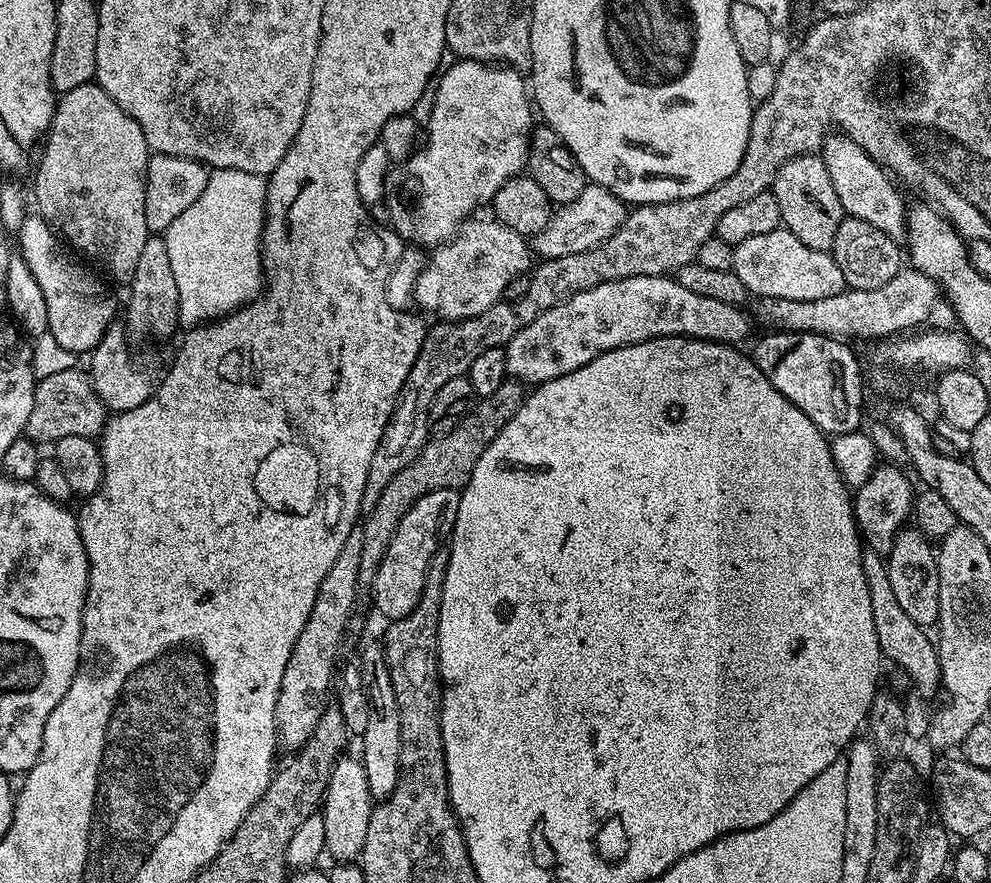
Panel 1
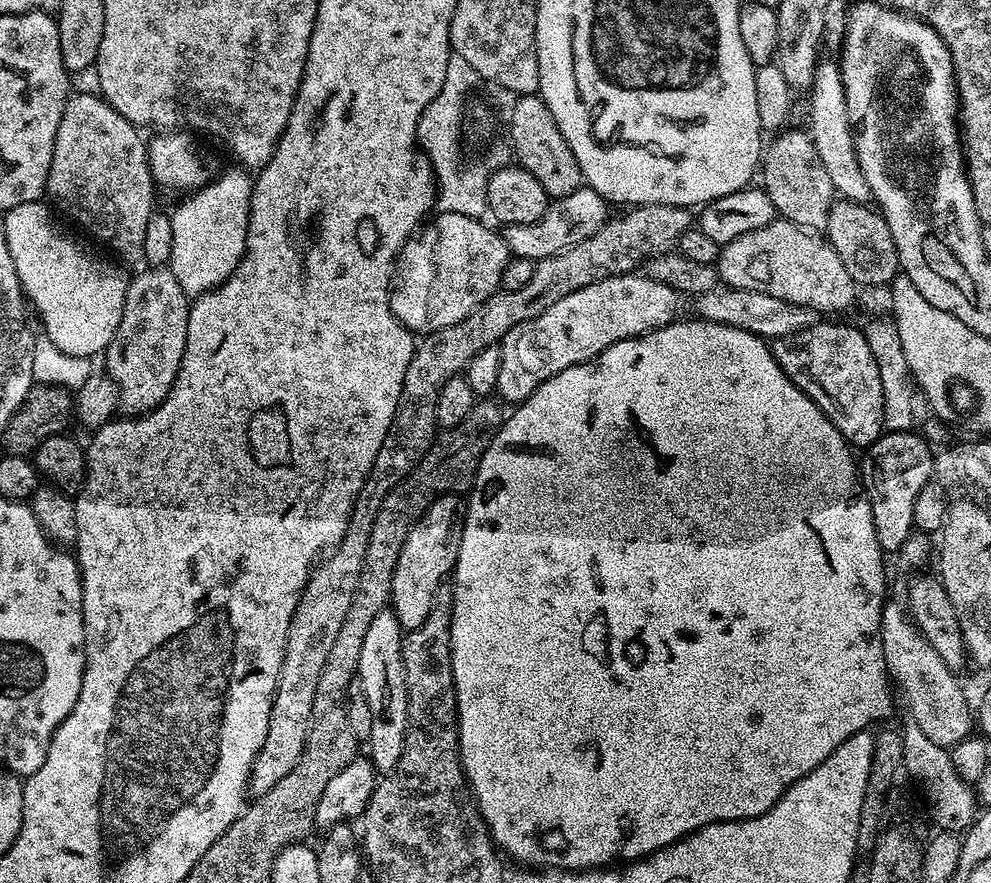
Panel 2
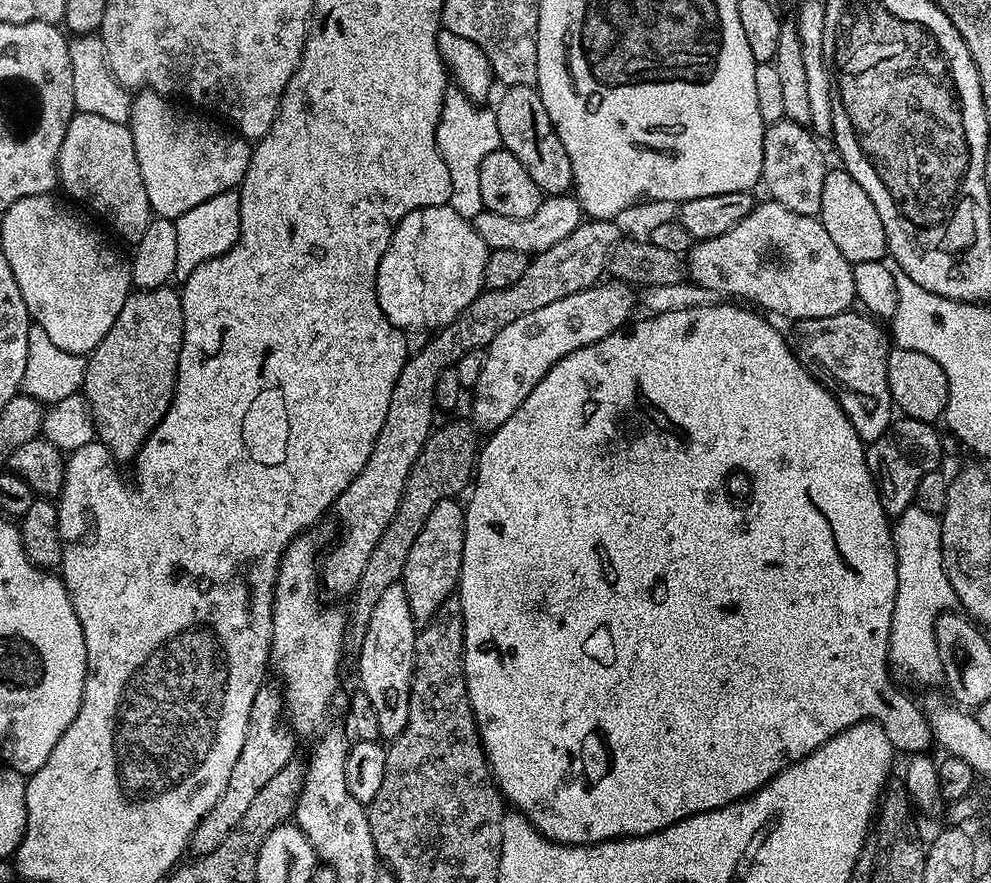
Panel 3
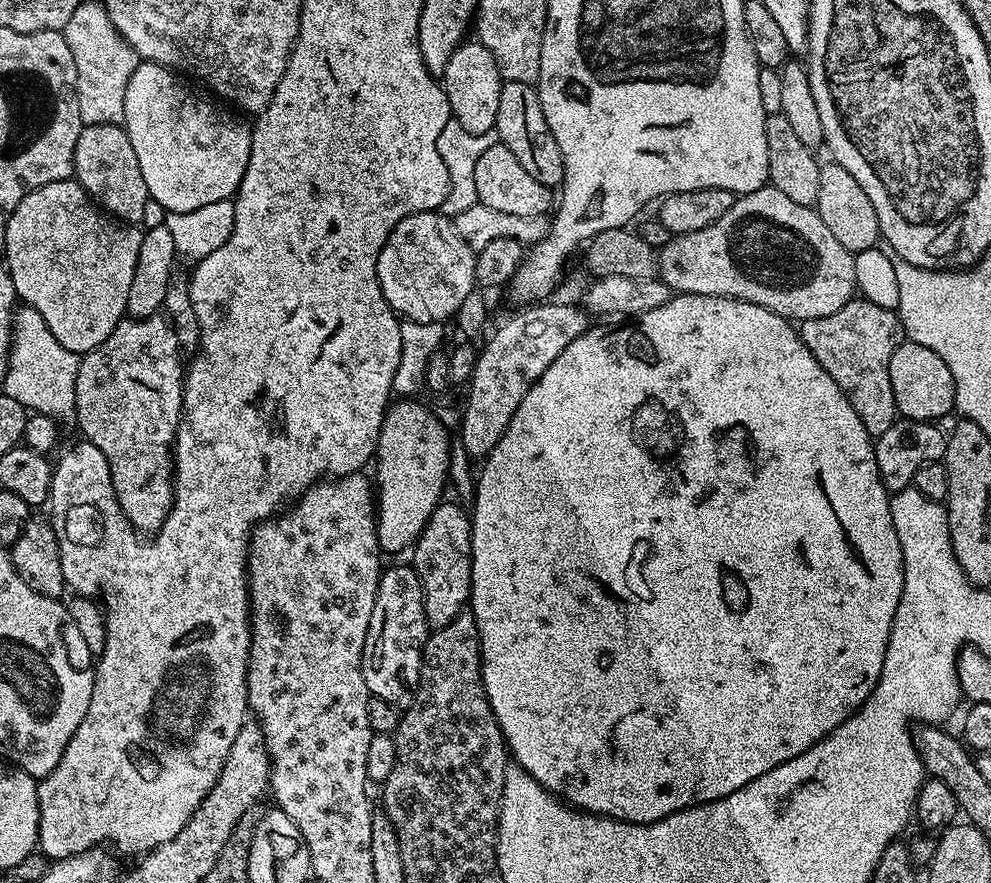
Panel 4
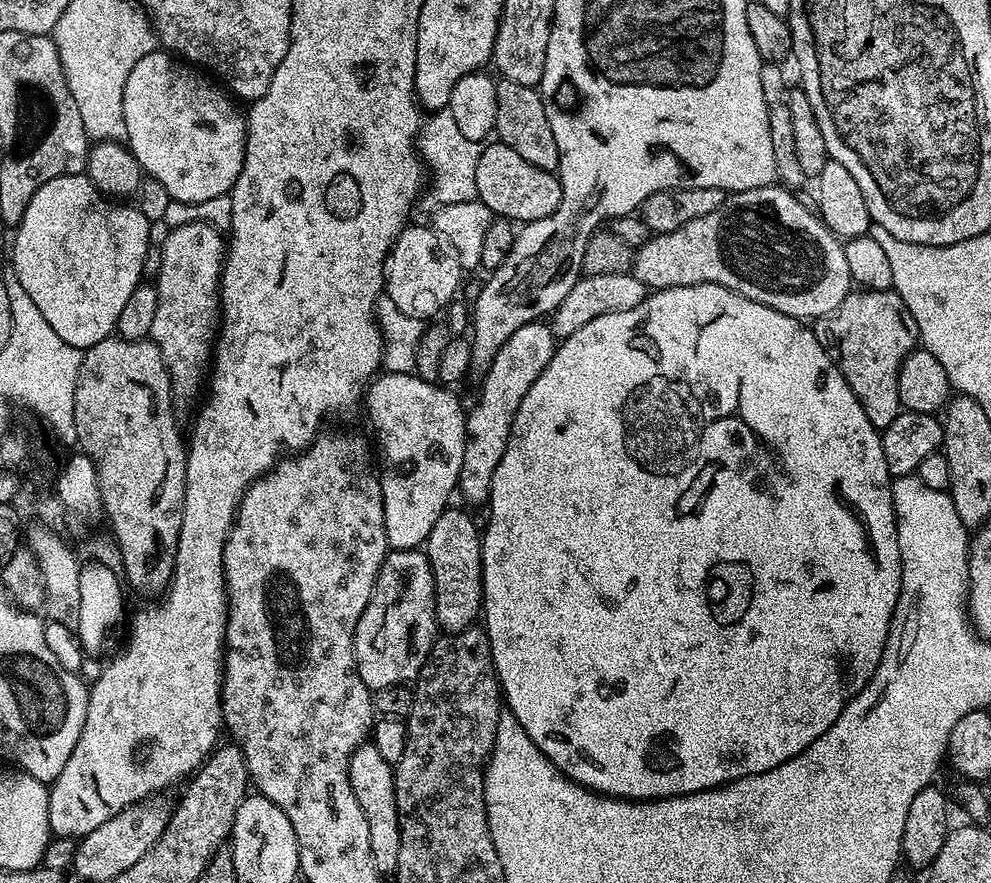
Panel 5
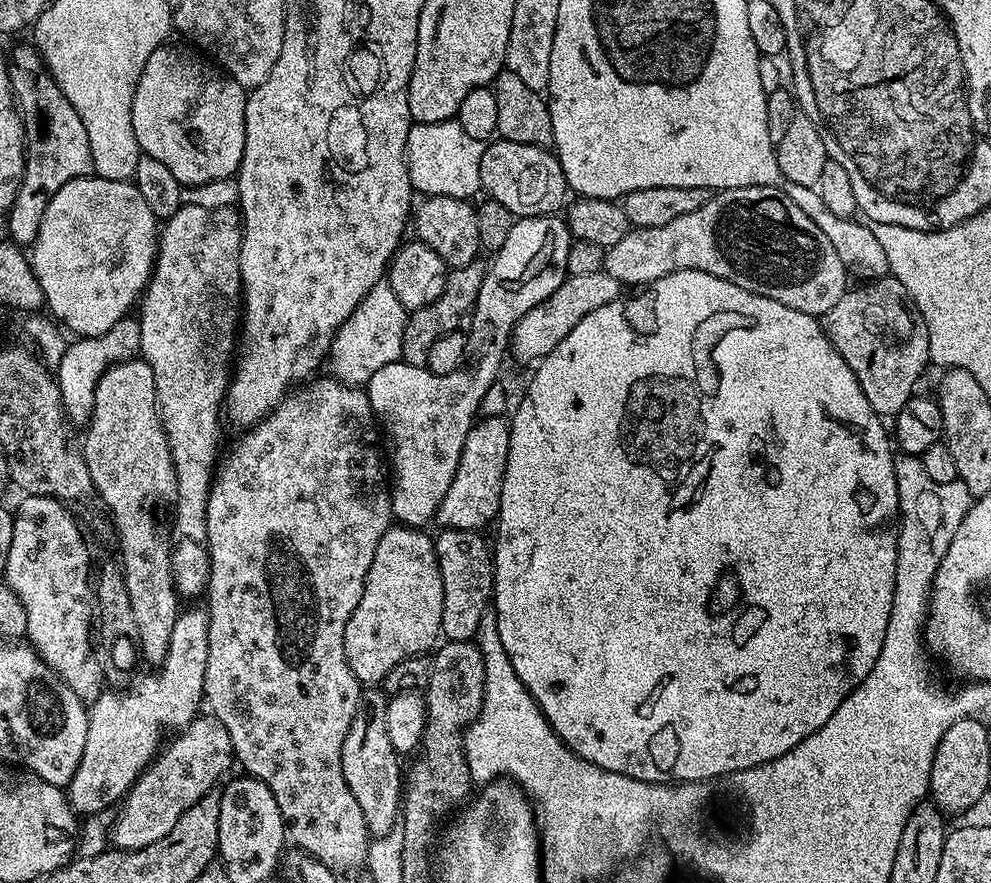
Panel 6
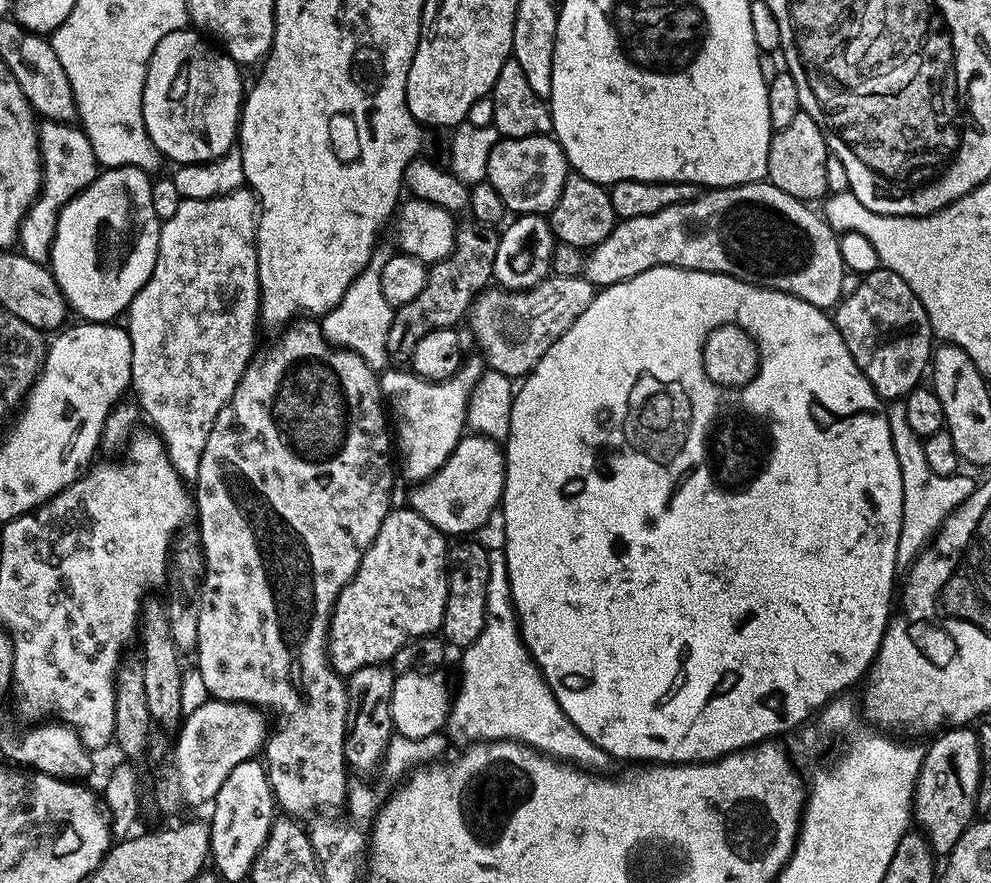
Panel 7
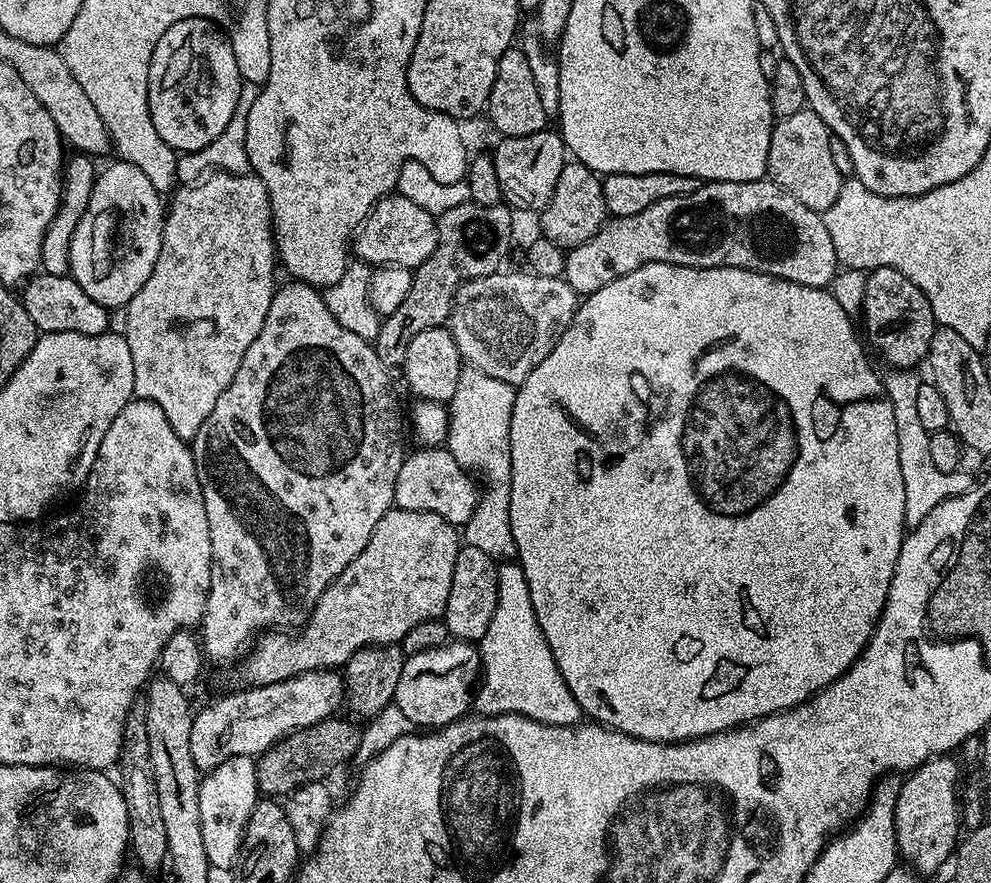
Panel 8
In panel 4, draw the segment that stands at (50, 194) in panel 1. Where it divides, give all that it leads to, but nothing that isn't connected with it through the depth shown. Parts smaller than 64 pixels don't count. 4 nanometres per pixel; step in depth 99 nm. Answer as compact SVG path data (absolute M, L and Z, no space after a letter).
M85 124L78 134L78 146L74 146L74 179L104 212L128 225L139 225L144 211L150 205L146 178L142 178L142 166L138 166L138 154L130 143L128 131L119 124Z

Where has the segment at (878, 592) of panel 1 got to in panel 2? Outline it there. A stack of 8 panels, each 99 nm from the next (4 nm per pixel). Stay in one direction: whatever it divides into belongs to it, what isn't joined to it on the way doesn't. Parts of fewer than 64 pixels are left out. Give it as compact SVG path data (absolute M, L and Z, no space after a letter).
M889 599L885 603L882 610L880 633L882 634L882 654L886 658L888 675L898 688L900 686L906 696L906 710L915 718L924 735L934 744L945 748L951 748L962 738L968 736L974 728L974 716L973 713L972 716L970 714L964 692L958 682L959 677L950 666L946 666L946 662L942 662L942 654L938 654L938 650L934 650L934 646L930 646L930 642L916 627L911 615L901 601L899 604L898 601Z

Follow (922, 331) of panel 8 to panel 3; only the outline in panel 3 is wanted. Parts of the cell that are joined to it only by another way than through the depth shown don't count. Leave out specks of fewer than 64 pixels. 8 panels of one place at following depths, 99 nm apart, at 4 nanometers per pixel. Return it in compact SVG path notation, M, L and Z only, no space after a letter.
M849 310L826 318L797 320L791 325L792 336L790 332L792 351L805 365L811 366L812 375L839 402L846 418L850 418L850 426L854 426L865 445L882 438L894 419L894 405L887 382L890 336L879 326L871 315Z

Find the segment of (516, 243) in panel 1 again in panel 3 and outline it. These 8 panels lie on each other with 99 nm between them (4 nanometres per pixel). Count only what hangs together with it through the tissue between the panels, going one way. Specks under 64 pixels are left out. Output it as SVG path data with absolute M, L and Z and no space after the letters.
M448 204L419 208L406 214L406 218L402 218L394 230L390 246L386 246L386 254L382 254L382 262L378 262L376 297L378 306L382 306L382 314L386 314L388 321L401 330L439 330L453 324L484 288L489 251L471 219L462 217Z

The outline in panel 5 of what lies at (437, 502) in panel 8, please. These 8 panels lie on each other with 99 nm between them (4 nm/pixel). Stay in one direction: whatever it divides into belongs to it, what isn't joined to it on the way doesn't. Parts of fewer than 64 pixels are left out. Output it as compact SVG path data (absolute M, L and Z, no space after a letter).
M537 322L516 328L494 356L494 362L483 373L484 385L480 388L480 397L473 408L466 412L466 450L462 458L462 470L458 485L459 495L464 495L472 504L487 505L490 486L494 482L494 470L498 470L498 462L502 462L502 454L506 454L506 442L510 438L510 430L514 418L518 414L518 406L522 406L522 398L526 398L526 390L534 386L538 374L546 370L558 347L558 337L552 333L547 323Z

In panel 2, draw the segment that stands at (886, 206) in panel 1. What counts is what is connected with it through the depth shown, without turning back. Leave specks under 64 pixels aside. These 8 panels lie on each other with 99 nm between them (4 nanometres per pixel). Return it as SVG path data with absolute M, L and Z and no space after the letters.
M824 59L817 63L812 87L807 96L809 124L806 125L806 131L814 142L814 150L818 150L818 158L822 158L822 166L826 166L826 174L830 174L833 189L847 200L868 204L872 200L872 191L870 186L866 186L866 178L862 178L862 166L858 166L852 127L846 114L846 96L839 63L832 61L831 64Z

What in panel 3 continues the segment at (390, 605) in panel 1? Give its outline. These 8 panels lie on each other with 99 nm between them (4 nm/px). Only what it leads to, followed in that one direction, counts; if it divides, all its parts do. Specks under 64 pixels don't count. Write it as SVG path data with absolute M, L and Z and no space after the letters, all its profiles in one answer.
M456 498L438 502L438 506L430 510L418 538L414 538L414 546L410 546L410 558L406 558L402 583L406 602L410 602L410 614L418 626L430 623L438 606L457 591L464 545L465 505L460 502Z

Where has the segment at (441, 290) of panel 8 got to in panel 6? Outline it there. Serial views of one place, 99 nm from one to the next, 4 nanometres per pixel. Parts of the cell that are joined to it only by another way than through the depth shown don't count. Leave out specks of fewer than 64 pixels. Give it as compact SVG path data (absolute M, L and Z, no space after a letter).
M480 262L468 264L465 268L453 268L444 277L444 289L434 302L421 308L414 308L408 312L408 321L405 324L405 334L402 336L402 350L400 359L410 366L427 368L430 358L430 348L442 334L461 331L466 317L476 305L478 290L484 281L485 265Z

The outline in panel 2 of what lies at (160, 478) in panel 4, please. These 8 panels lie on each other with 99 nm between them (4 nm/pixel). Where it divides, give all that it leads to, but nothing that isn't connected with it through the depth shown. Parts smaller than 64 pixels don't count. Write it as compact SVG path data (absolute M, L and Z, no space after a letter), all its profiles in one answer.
M171 268L145 269L129 279L122 322L118 322L114 338L102 353L103 371L116 383L119 411L128 418L153 412L170 394L186 346L190 297L178 286Z

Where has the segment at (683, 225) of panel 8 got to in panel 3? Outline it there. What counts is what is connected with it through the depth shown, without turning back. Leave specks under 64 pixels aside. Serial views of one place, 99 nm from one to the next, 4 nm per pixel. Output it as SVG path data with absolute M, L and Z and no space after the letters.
M771 198L765 201L753 206L726 234L693 243L686 253L691 283L714 290L717 297L735 298L765 313L773 312L768 313L773 317L785 316L788 322L849 311L856 300L853 265L842 258L819 219L794 214Z

